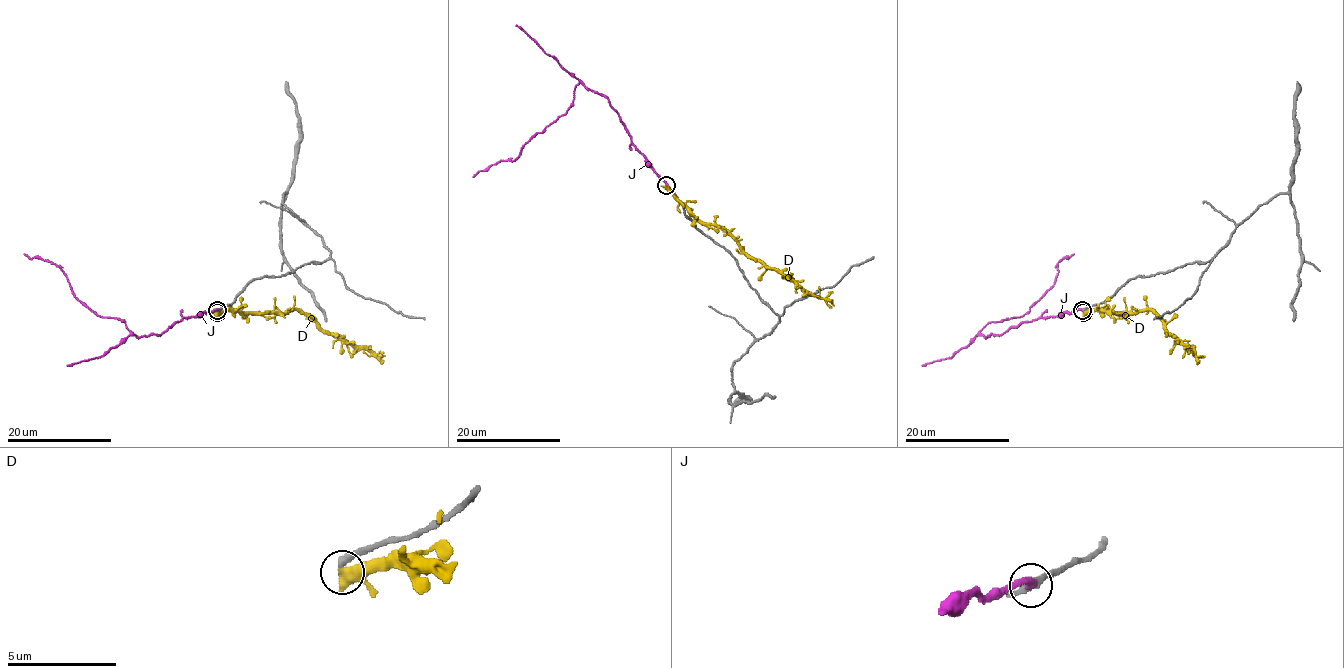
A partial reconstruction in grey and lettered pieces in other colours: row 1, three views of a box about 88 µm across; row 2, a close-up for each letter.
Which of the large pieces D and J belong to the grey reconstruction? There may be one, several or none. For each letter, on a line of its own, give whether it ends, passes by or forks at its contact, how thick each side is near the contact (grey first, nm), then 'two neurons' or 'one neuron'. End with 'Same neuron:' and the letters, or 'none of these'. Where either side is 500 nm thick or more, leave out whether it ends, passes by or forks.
D: 400/650 nm | two neurons
J: it ends | 420/320 nm | one neuron
Same neuron: J

